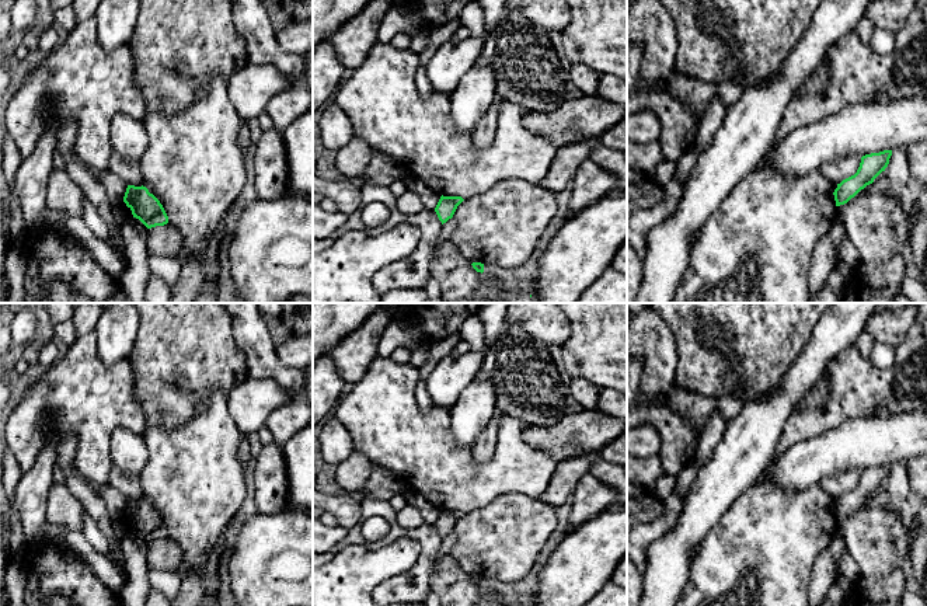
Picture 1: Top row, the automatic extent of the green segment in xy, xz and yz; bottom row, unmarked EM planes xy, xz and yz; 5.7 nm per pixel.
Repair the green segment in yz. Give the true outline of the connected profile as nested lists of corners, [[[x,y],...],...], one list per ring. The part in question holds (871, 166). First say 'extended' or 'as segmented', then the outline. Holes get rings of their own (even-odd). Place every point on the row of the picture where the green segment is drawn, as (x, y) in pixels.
as segmented; [[[892,150],[862,156],[857,173],[837,184],[837,188],[833,192],[836,206],[847,203],[861,189],[872,184],[874,180],[888,167],[891,156]]]

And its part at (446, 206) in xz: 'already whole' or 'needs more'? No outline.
already whole

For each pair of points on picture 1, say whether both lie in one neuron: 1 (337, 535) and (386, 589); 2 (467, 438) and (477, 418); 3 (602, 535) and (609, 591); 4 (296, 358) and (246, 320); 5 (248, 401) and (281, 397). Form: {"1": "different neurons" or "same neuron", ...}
{"1": "different neurons", "2": "same neuron", "3": "different neurons", "4": "different neurons", "5": "same neuron"}

